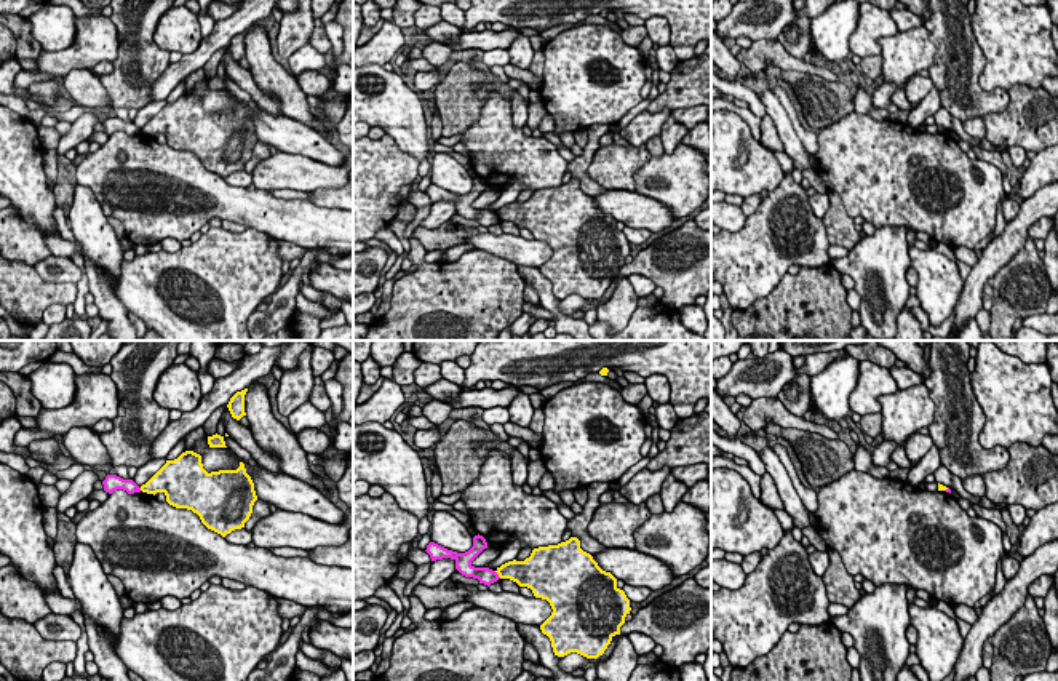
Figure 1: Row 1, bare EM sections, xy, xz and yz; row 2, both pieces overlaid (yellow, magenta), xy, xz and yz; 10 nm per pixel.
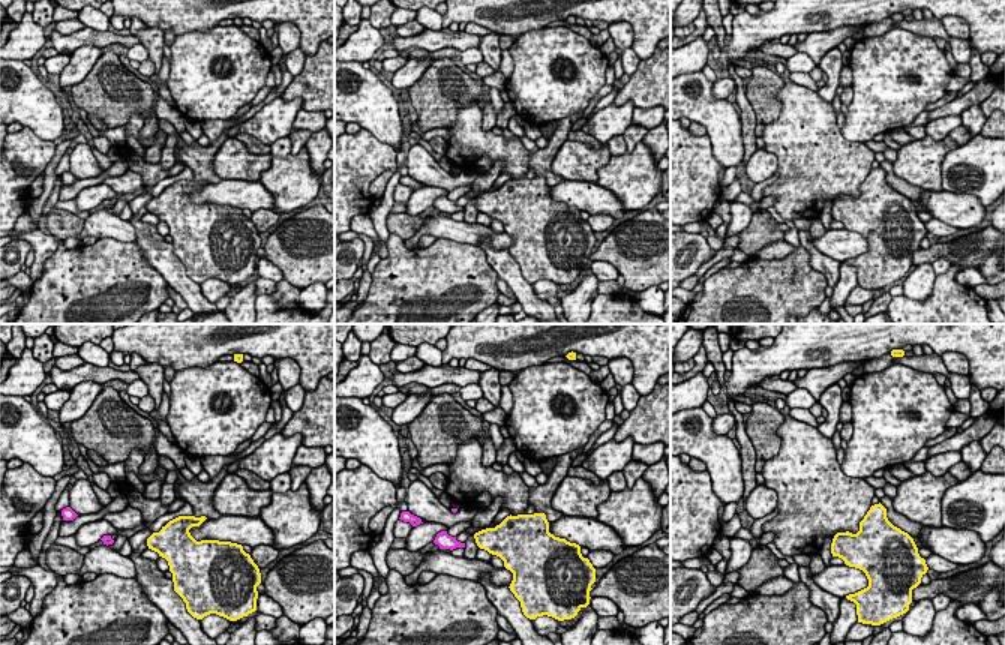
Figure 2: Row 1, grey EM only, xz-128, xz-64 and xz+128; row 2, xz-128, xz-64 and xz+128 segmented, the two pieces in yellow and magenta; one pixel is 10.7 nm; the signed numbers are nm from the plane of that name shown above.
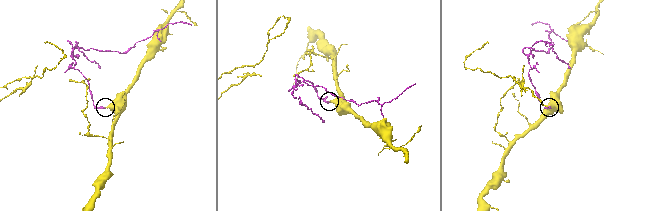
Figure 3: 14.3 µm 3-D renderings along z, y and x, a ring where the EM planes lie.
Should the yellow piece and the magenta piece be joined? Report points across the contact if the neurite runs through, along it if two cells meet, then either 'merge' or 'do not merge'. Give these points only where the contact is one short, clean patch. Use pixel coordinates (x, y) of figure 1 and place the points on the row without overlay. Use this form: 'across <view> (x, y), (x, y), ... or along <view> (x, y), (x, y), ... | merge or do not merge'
along xz (494, 213), (501, 219) | do not merge

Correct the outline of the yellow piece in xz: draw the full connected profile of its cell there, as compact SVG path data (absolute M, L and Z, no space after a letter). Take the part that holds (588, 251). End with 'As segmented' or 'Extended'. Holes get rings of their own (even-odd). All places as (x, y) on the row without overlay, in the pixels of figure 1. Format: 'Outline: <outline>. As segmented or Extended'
Outline: M577 179L534 190L524 203L508 203L495 214L550 245L553 254L540 272L558 299L577 294L598 301L631 253L617 221L580 190Z. As segmented

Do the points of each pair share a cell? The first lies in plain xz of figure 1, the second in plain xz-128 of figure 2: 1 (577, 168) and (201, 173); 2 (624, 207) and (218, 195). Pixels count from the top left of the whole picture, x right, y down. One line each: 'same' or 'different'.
1: same
2: same

